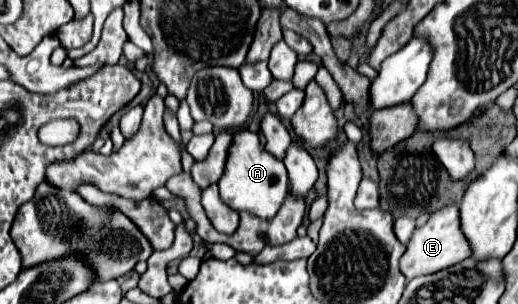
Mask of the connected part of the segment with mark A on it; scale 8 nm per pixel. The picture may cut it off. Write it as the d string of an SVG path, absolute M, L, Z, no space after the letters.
M238 130L232 134L232 144L228 148L228 160L226 160L226 170L222 174L222 178L218 180L218 186L220 186L220 196L222 200L242 212L252 212L260 218L272 218L286 194L288 194L288 188L286 188L286 166L282 160L278 160L276 156L272 156L262 144L260 144L260 138L256 132L250 132L250 130Z

